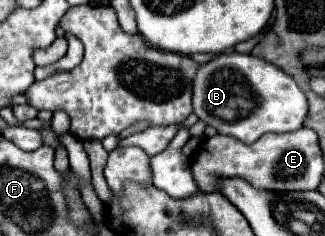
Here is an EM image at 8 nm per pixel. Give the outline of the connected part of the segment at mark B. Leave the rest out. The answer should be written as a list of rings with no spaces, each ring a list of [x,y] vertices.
[[[227,52],[199,68],[193,84],[193,110],[219,134],[253,144],[267,132],[283,134],[303,128],[309,104],[297,82],[275,64],[253,54]]]

